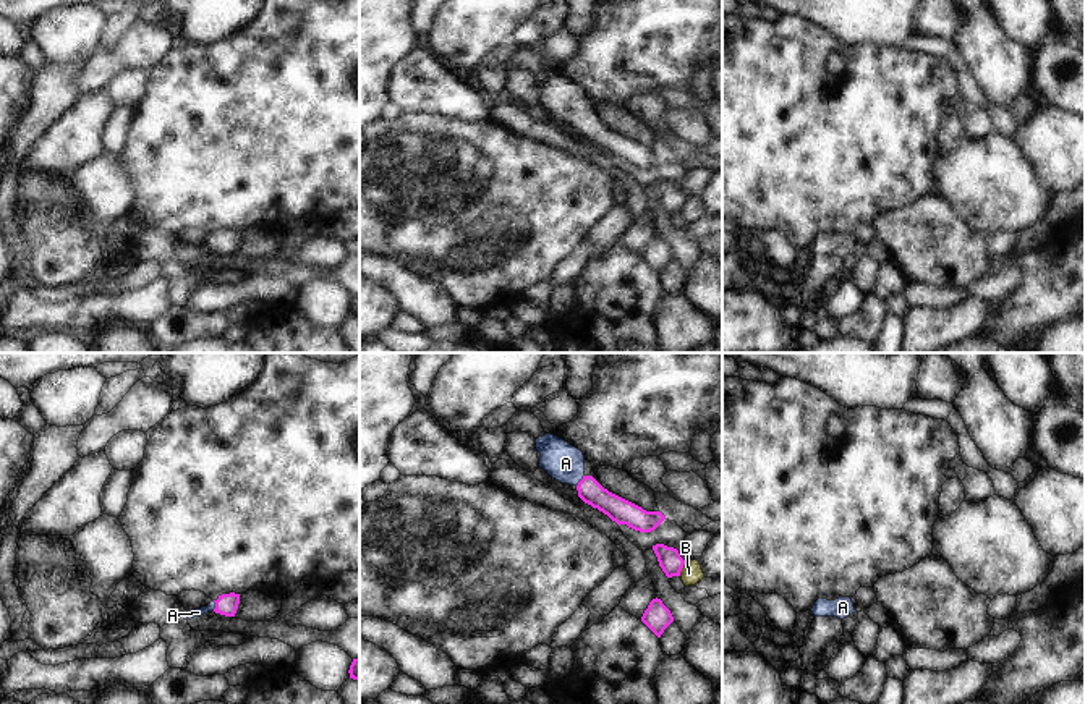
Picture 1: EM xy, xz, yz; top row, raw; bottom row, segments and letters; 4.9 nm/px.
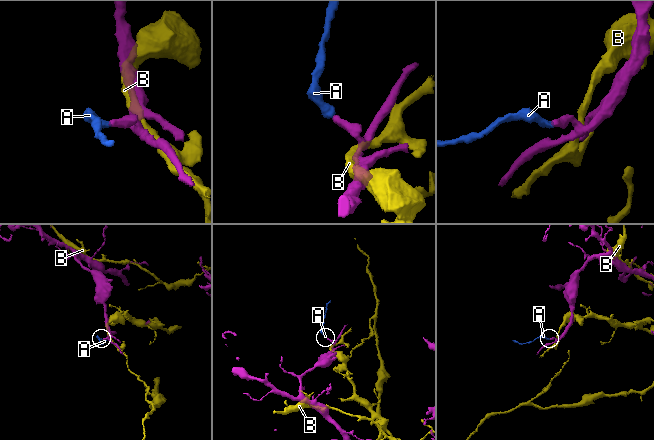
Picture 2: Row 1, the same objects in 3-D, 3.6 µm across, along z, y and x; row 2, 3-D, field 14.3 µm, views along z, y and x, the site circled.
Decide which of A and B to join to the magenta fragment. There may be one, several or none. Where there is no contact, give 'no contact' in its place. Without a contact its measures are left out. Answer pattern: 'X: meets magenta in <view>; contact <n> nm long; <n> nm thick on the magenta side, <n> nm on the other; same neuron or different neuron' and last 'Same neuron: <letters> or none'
A: meets magenta in xy; contact 60 nm long; 110 nm thick on the magenta side, 50 nm on the other; same neuron
B: meets magenta in xz; contact 90 nm long; 120 nm thick on the magenta side, 100 nm on the other; different neuron
Same neuron: A

